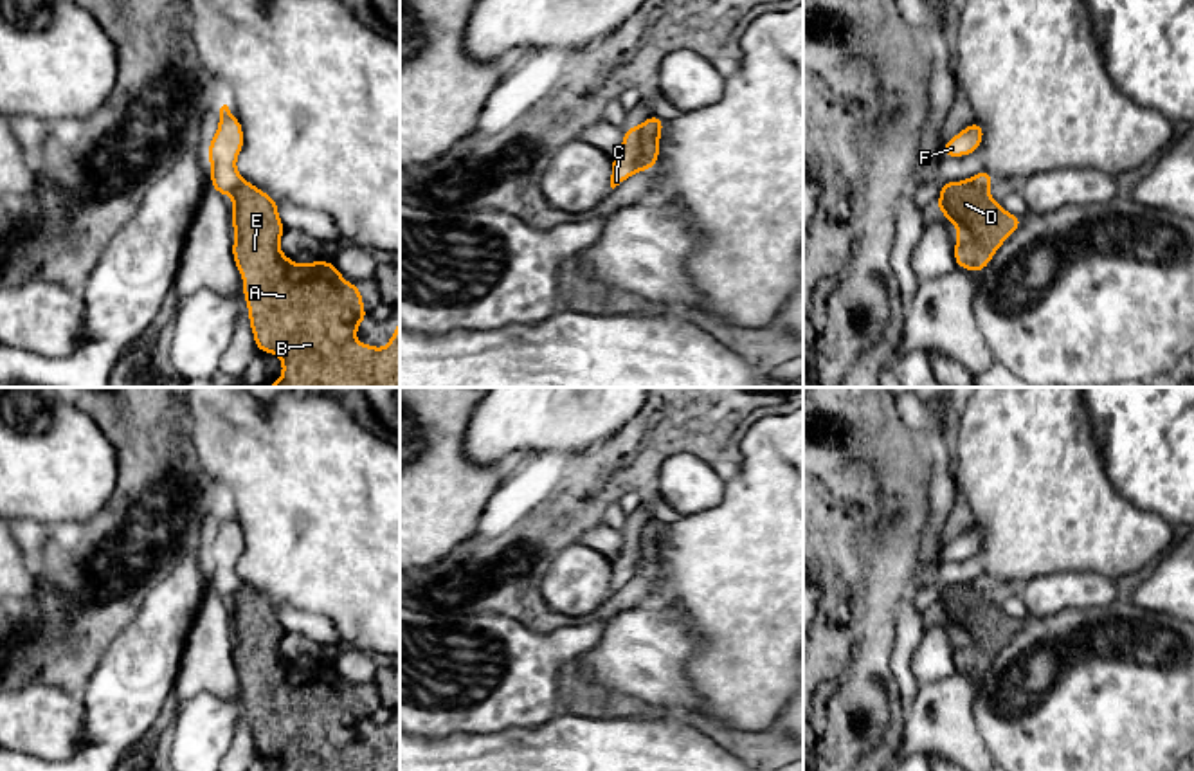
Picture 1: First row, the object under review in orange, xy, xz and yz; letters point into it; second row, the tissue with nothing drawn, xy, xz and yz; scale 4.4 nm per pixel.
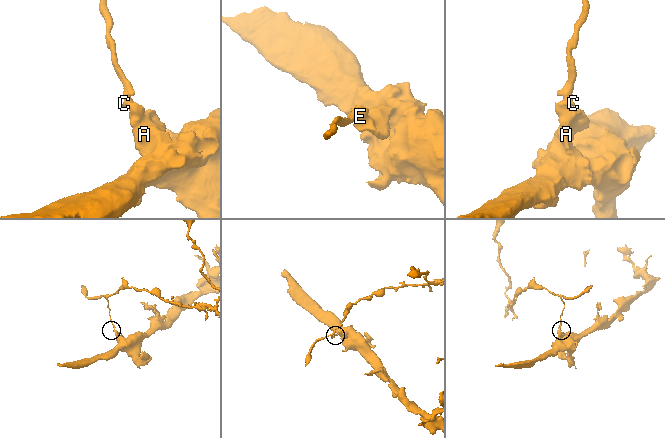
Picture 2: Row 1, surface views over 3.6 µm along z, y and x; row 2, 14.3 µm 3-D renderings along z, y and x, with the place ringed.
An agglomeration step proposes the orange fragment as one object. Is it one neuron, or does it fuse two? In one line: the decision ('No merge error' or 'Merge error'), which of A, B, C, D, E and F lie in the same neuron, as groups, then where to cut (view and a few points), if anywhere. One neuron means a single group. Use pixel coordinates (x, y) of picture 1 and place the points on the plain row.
Merge error. Groups: A B D E / C F. Split along xz (636, 532), (642, 543), (642, 559), (651, 570)

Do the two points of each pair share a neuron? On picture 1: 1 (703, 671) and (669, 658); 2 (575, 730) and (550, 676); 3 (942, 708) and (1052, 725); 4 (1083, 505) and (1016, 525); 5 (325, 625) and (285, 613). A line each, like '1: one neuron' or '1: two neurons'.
1: two neurons
2: two neurons
3: two neurons
4: one neuron
5: one neuron

